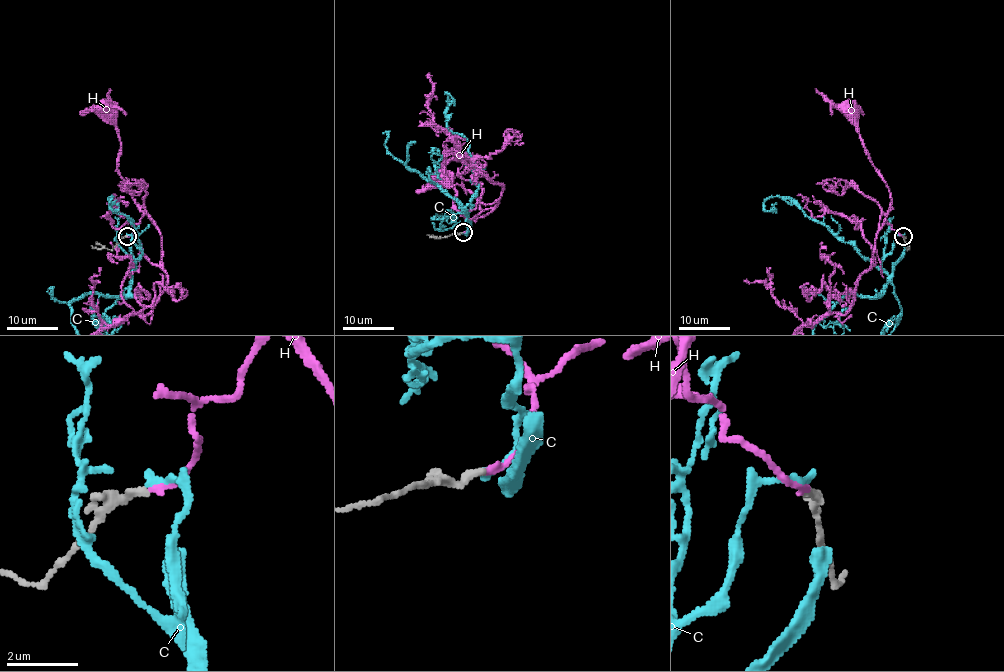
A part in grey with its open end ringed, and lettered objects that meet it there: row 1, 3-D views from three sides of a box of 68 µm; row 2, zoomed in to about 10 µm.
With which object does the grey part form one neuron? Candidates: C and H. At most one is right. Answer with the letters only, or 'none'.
H

